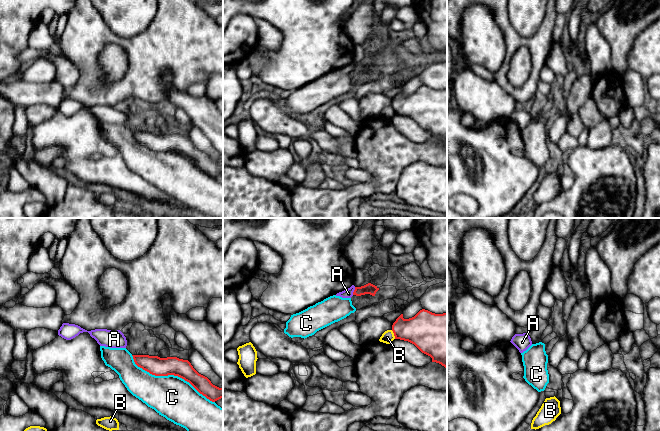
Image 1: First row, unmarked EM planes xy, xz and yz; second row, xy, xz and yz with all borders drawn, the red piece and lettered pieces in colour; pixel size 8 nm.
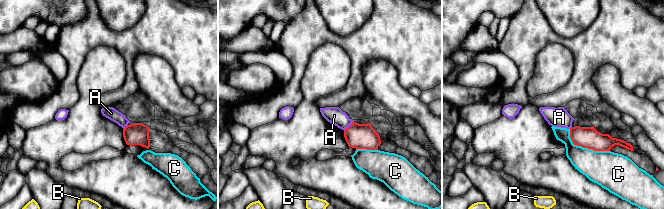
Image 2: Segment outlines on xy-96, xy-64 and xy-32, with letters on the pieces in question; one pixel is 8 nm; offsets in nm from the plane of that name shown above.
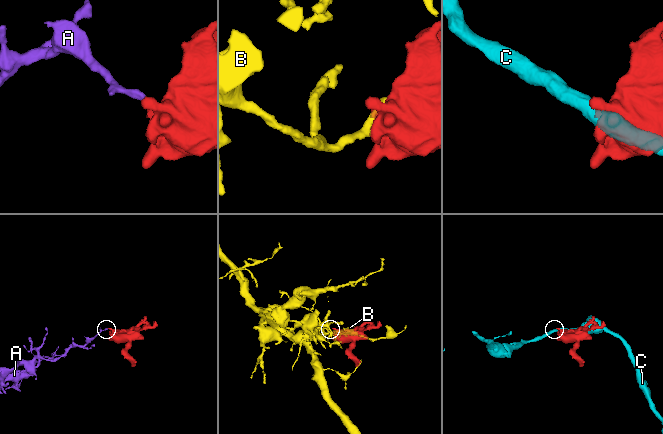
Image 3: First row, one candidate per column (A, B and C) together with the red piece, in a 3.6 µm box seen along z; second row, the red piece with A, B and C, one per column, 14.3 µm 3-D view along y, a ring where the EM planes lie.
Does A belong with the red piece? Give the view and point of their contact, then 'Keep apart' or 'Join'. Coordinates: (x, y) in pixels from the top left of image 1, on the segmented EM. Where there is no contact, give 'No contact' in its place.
Touches red at xz (354, 291). Keep apart

